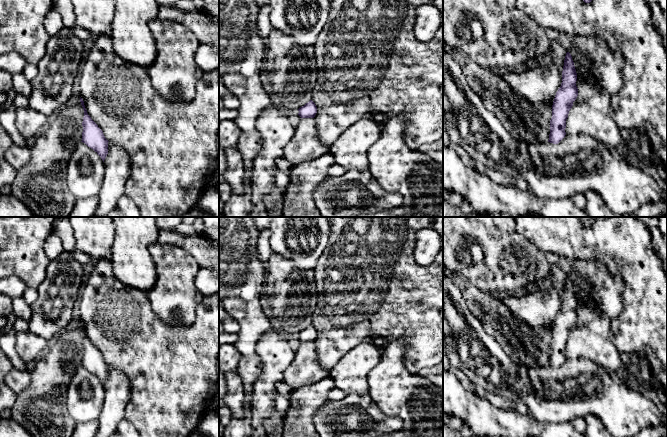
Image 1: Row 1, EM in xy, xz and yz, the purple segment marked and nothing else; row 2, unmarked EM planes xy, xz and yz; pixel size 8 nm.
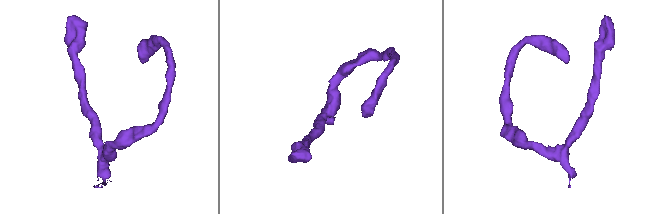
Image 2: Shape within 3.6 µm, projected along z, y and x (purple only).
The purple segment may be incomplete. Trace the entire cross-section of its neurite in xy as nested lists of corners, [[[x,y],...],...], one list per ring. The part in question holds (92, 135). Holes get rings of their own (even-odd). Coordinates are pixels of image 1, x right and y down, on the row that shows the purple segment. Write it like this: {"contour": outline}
{"contour": [[[80,97],[80,102],[84,110],[84,117],[82,122],[83,132],[82,132],[81,142],[85,143],[88,147],[93,149],[104,162],[108,154],[109,141],[105,138],[103,131],[88,115],[84,105],[84,101],[81,97]]]}

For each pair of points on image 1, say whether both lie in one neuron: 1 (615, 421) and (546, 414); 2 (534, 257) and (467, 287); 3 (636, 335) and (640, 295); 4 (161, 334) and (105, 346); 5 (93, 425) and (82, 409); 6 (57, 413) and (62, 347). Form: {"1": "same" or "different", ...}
{"1": "same", "2": "different", "3": "same", "4": "same", "5": "different", "6": "same"}

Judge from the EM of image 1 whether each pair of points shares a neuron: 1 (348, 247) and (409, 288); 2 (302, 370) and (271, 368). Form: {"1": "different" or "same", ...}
{"1": "same", "2": "different"}

